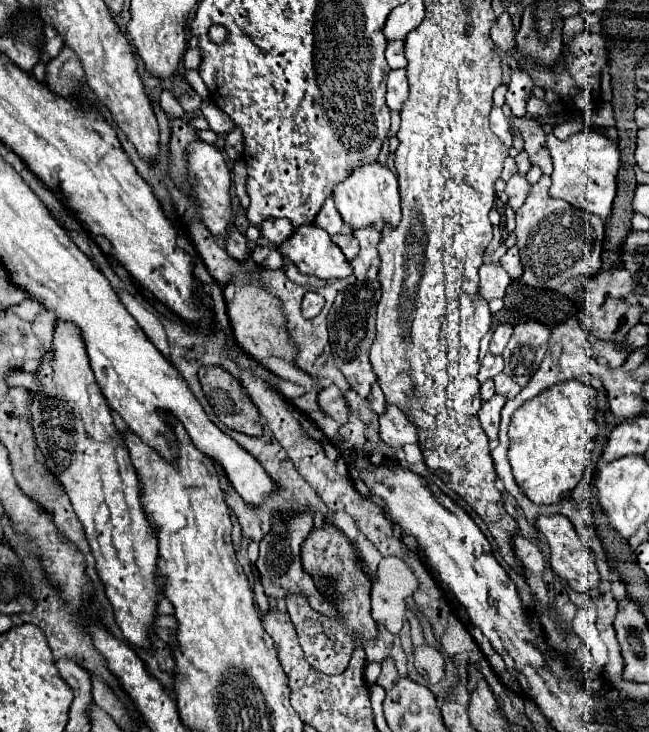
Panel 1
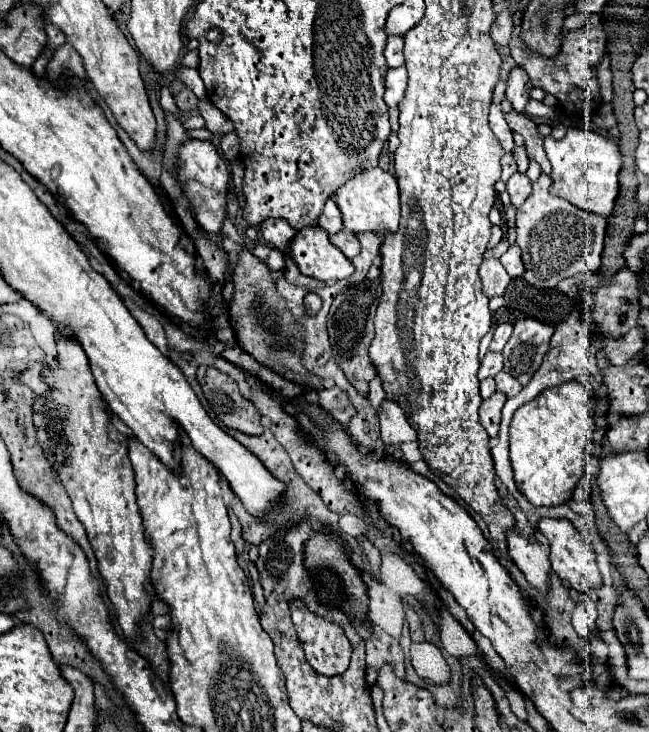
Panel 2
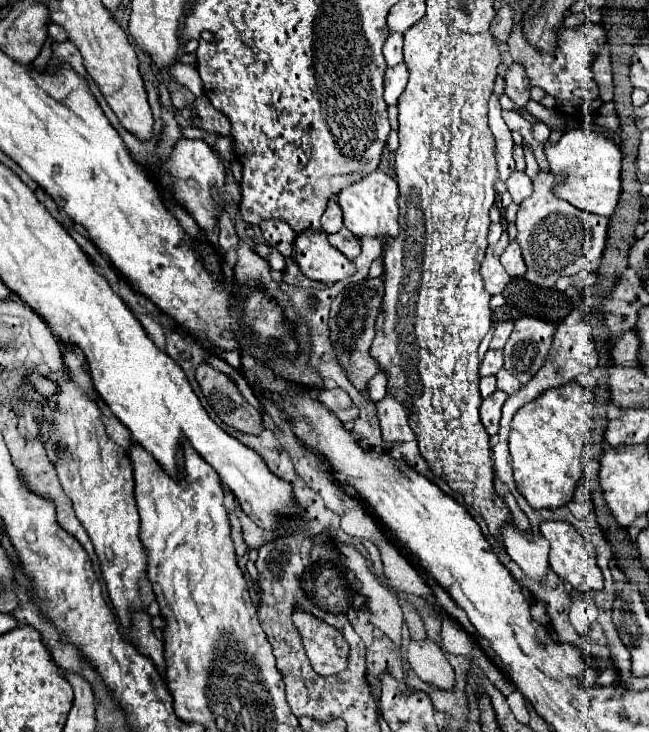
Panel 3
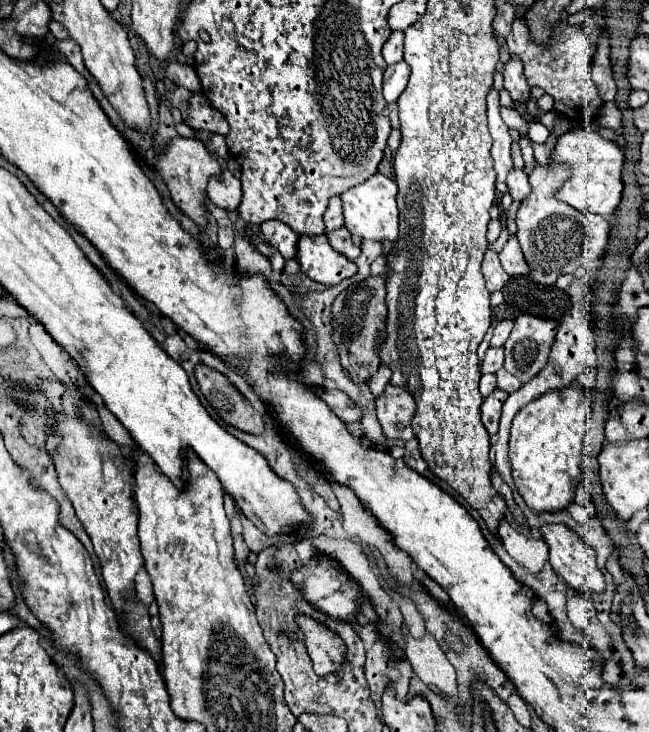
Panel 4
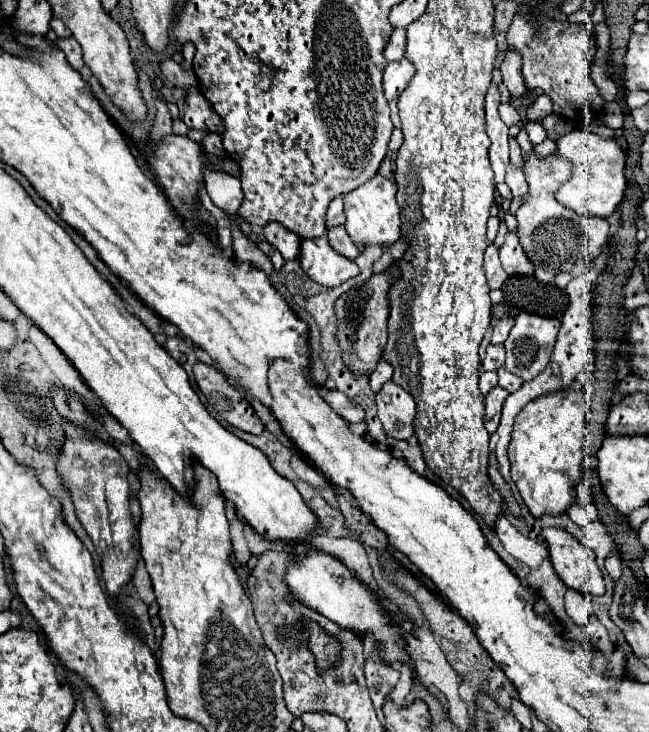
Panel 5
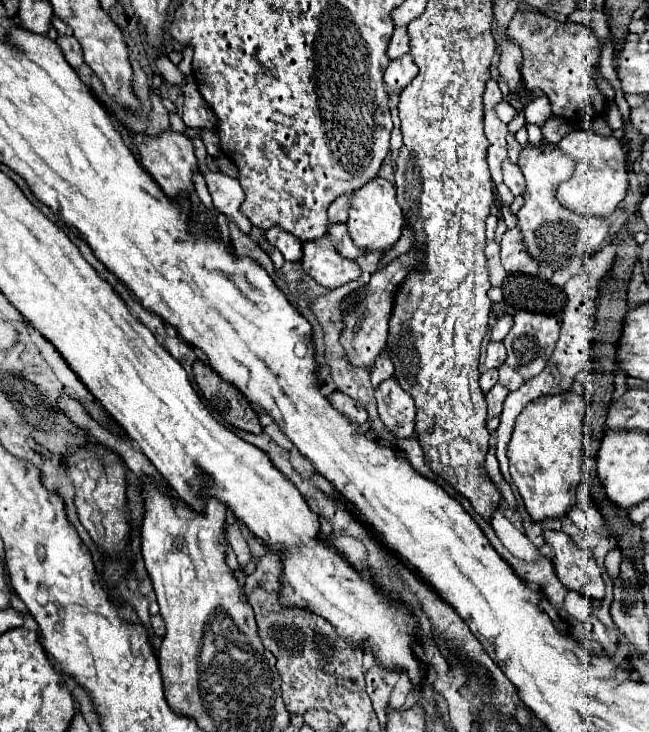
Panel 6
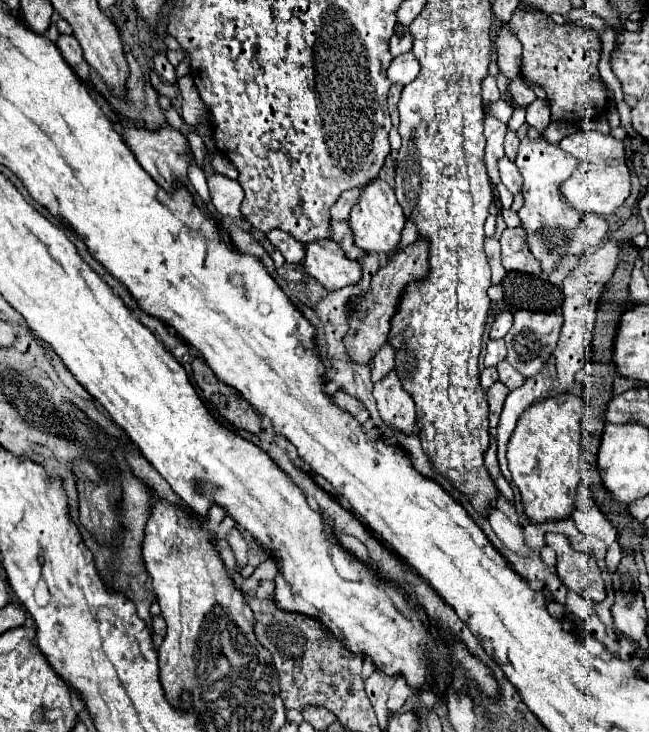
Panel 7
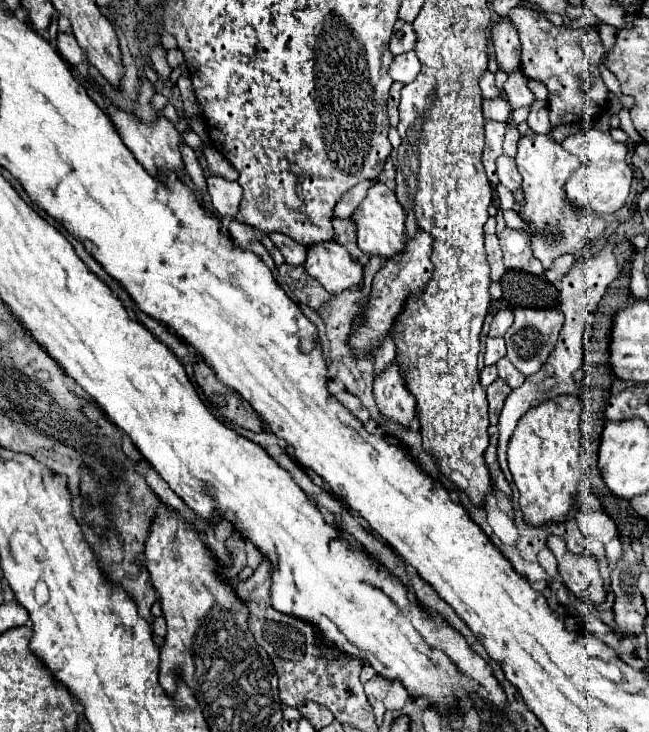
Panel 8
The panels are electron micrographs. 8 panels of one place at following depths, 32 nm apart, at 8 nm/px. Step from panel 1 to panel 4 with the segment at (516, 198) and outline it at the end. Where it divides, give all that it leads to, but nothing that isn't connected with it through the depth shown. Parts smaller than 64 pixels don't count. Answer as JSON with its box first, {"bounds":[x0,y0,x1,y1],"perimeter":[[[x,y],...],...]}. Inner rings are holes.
{"bounds":[506,168,530,200],"perimeter":[[[512,168],[512,170],[508,172],[506,184],[508,184],[508,188],[510,188],[510,196],[512,196],[514,200],[522,200],[522,198],[526,198],[528,192],[530,192],[528,176],[526,176],[524,170],[516,170],[516,168]]]}

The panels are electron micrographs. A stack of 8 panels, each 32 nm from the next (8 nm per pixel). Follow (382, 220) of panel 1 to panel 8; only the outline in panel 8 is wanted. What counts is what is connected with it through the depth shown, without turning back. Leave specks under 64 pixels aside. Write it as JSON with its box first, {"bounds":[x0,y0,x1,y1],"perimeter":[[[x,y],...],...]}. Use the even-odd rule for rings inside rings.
{"bounds":[354,182,406,258],"perimeter":[[[376,182],[372,186],[372,192],[368,192],[360,208],[354,212],[354,222],[358,226],[358,248],[368,256],[382,256],[382,258],[394,258],[396,254],[404,254],[406,248],[404,220],[406,214],[400,202],[396,200],[396,194],[382,182]]]}

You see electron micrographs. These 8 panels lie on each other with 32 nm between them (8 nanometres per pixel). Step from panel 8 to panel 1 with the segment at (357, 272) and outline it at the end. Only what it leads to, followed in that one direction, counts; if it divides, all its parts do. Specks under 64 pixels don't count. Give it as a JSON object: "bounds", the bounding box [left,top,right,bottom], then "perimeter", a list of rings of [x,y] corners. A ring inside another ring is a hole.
{"bounds":[278,224,352,280],"perimeter":[[[314,224],[298,228],[278,250],[290,258],[302,274],[322,280],[338,280],[352,274],[350,262],[340,252],[340,248],[332,244],[328,232]]]}

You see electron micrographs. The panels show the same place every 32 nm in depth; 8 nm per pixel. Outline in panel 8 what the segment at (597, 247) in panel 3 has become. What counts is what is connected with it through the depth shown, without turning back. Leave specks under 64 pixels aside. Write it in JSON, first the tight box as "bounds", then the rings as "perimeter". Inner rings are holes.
{"bounds":[516,134,606,268],"perimeter":[[[530,134],[530,136],[522,136],[520,142],[518,142],[516,164],[518,164],[518,170],[520,170],[522,178],[524,178],[522,190],[524,190],[524,196],[526,196],[526,204],[522,206],[520,216],[528,222],[530,230],[534,232],[534,236],[532,236],[532,250],[534,250],[534,256],[544,264],[544,268],[550,268],[550,264],[552,264],[554,258],[558,258],[558,256],[562,256],[566,252],[574,252],[576,254],[576,248],[582,250],[586,246],[586,242],[596,242],[602,236],[602,232],[606,228],[604,220],[600,220],[592,212],[576,212],[576,210],[572,210],[564,202],[564,184],[570,178],[570,174],[578,168],[576,156],[572,156],[570,152],[566,152],[548,134]]]}

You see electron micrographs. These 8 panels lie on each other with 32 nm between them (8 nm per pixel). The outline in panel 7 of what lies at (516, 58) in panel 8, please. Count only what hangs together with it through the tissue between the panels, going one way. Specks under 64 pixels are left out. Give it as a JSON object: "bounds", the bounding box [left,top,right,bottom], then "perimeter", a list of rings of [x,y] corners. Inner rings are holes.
{"bounds":[494,24,522,78],"perimeter":[[[502,24],[494,36],[494,46],[498,54],[498,68],[506,78],[514,78],[520,74],[520,56],[522,56],[522,44],[518,42],[516,34],[508,24]]]}

